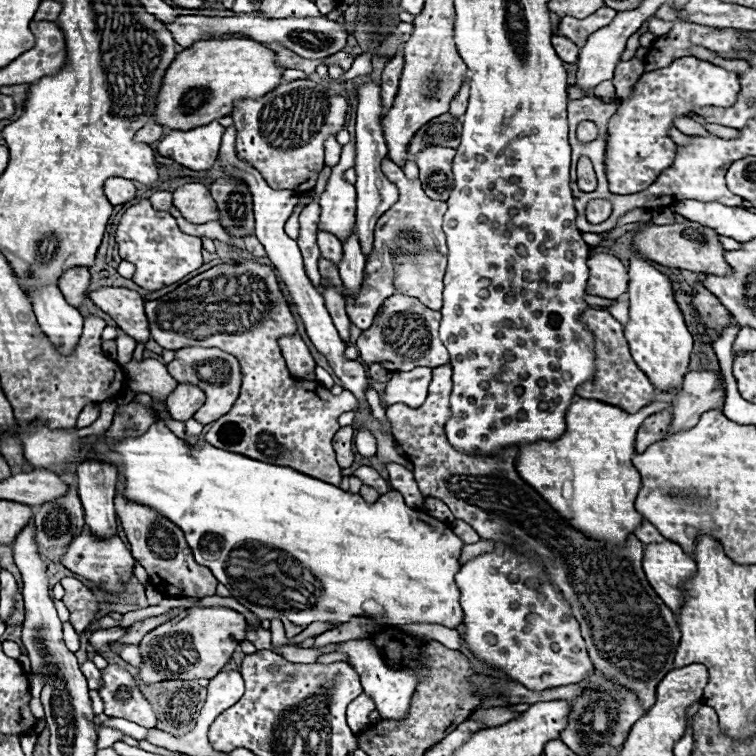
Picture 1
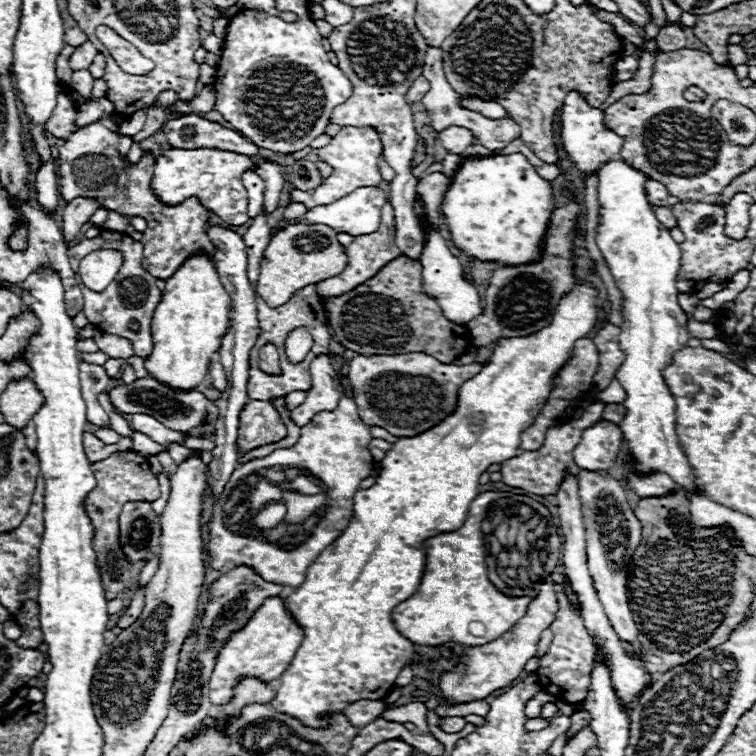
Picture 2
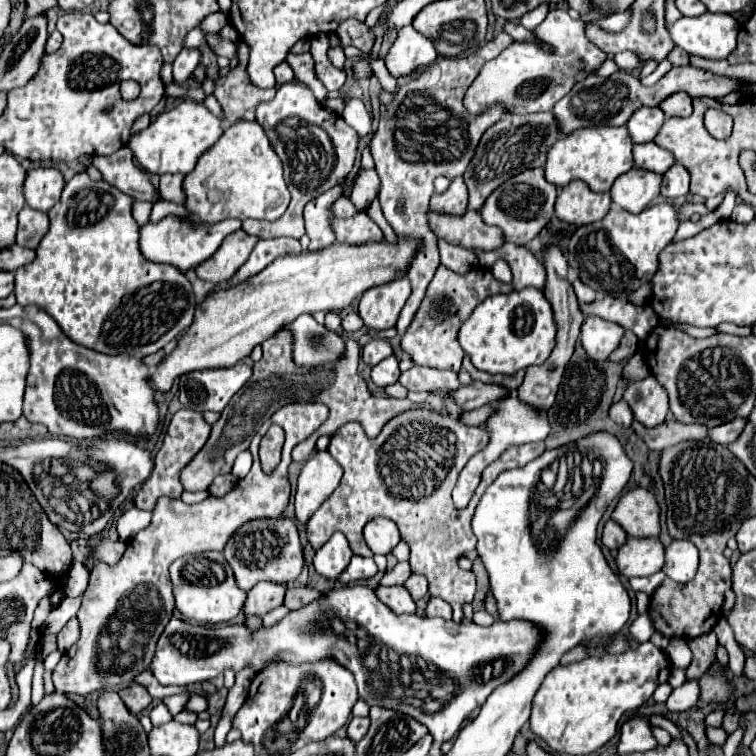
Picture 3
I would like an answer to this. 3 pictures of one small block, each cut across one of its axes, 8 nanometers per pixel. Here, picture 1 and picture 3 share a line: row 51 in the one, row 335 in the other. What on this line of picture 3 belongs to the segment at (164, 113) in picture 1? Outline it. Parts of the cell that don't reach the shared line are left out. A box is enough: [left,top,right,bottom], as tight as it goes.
[154,238,418,392]

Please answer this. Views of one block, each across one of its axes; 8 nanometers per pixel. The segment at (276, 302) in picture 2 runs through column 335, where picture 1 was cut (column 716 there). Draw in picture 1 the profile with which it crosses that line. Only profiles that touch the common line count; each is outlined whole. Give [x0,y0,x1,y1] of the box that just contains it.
[632,222,734,276]

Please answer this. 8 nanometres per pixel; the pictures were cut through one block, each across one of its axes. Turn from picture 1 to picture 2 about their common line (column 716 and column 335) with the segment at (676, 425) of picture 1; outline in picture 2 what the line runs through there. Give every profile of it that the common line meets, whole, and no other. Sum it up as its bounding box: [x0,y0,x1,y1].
[290,354,340,426]

